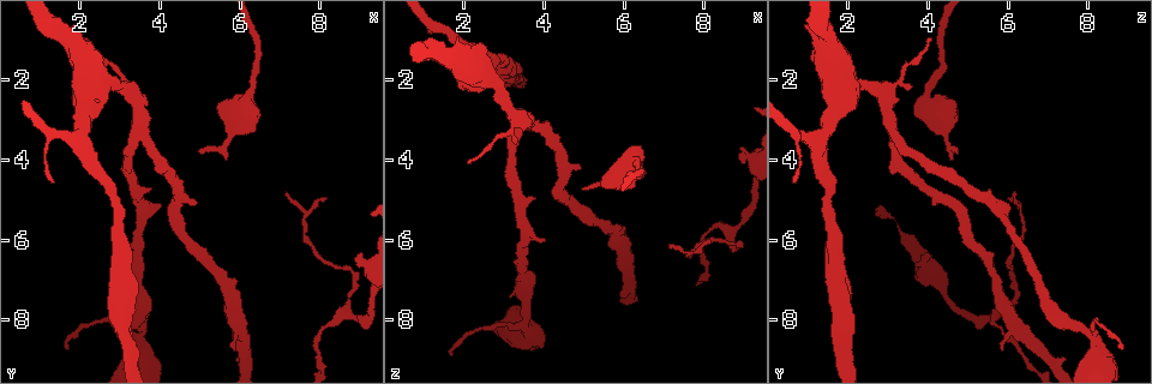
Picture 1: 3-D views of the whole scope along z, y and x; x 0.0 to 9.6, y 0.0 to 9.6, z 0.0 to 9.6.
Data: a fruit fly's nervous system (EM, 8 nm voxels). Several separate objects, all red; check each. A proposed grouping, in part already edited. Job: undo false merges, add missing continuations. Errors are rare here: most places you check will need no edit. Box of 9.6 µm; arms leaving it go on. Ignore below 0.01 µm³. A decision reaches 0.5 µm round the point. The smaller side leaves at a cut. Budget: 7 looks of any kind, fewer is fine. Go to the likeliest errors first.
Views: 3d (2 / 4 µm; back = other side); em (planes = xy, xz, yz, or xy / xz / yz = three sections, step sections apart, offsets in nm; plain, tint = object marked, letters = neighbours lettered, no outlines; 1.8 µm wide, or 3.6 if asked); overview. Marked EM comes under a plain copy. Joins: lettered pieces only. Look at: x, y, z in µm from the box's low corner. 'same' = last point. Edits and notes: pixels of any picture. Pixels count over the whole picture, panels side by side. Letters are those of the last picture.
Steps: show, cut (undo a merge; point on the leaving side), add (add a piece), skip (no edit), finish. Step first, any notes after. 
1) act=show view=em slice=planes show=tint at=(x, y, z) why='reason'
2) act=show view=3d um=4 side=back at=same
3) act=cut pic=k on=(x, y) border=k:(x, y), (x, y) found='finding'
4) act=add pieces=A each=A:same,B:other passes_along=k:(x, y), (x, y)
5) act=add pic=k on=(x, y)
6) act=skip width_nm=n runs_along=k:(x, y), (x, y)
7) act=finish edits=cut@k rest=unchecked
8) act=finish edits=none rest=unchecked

act=show view=em slice=planes show=tint at=(3.50, 3.25, 3.10)

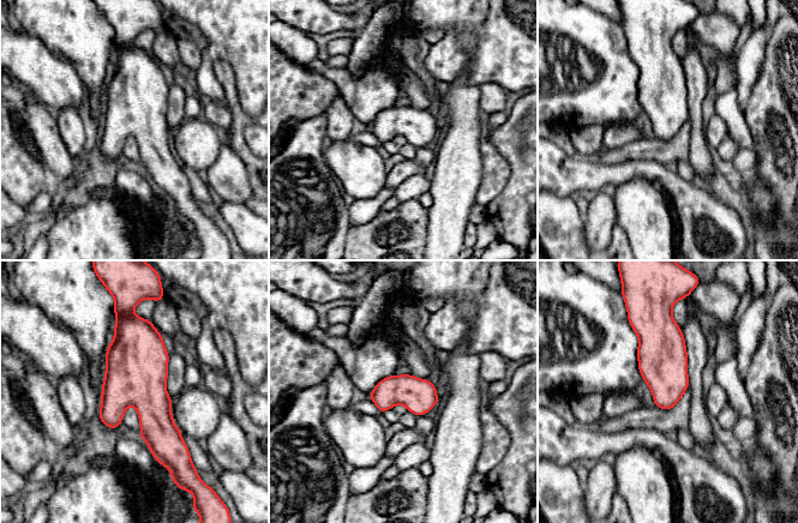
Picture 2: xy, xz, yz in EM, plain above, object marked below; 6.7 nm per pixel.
act=show view=em slice=planes show=letters at=same

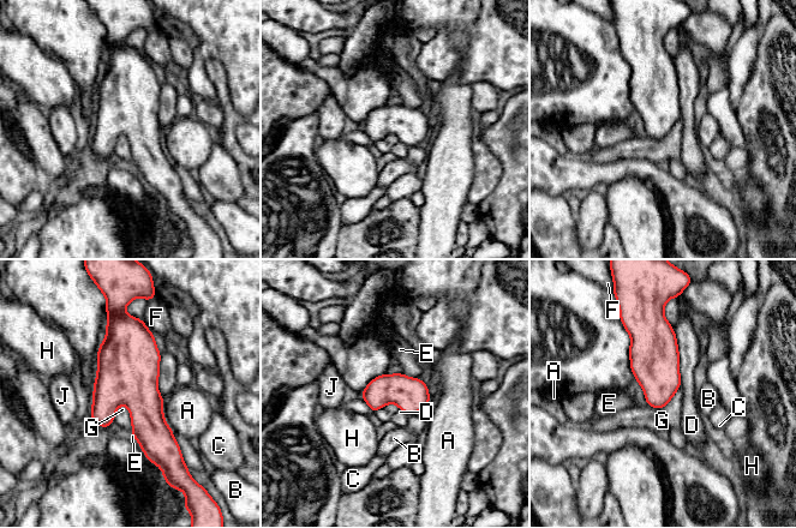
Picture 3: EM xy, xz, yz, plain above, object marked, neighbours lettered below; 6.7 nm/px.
act=skip each=A:other,B:other,C:other,D:other,E:other,F:other,G:other,H:other,J:other border=3:(120, 403), (130, 415), (130, 433) found='continuous, no second neuron'

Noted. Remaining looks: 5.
act=show view=3d um=4 side=back at=(2.30, 1.80, 1.45) why='abrupt turn'

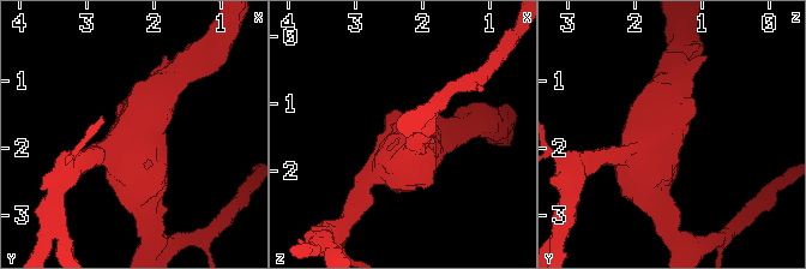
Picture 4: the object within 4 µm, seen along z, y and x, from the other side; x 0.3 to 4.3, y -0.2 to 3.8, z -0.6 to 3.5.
act=show view=em um=3.6 slice=planes show=letters at=same why='need the tissue'

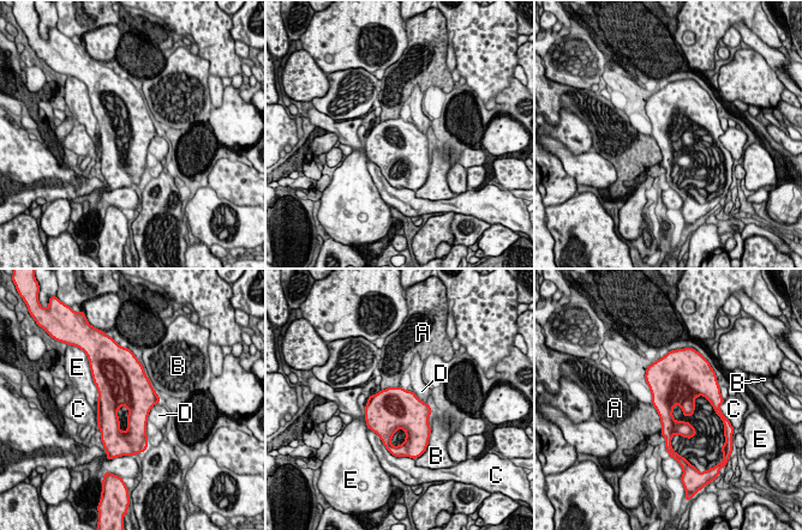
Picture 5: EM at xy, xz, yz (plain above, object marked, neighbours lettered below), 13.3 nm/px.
act=skip each=A:other,B:other,C:other,D:other,E:other border=5:(652, 405), (659, 417), (660, 432) found='continuous, no second neuron'

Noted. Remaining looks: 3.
act=show view=em um=3.6 slice=planes show=tint at=(8.90, 6.30, 4.10) why='an open end'

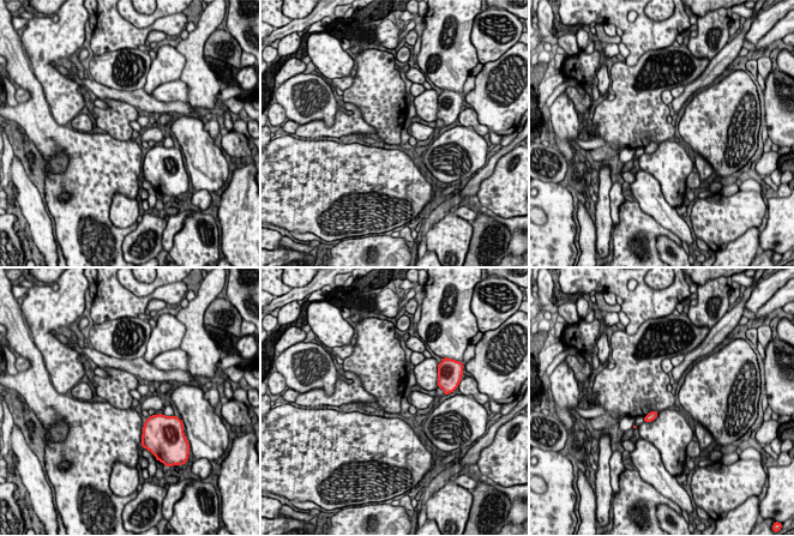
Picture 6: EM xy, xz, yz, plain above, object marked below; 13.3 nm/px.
act=show view=em um=3.6 slice=planes show=letters at=same why='what lies round it'

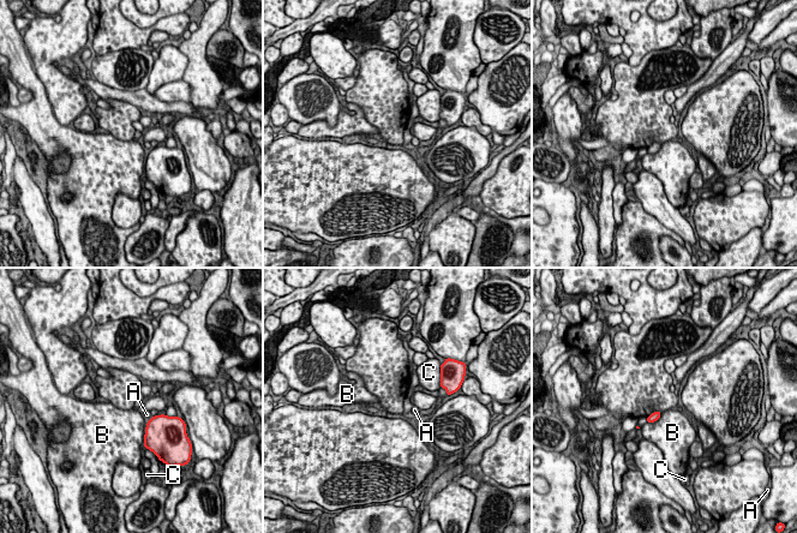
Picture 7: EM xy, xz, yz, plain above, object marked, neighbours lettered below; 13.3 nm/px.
act=skip each=A:other,B:other,C:other border=7:(661, 412), (654, 421), (647, 423) found='none of them fits'

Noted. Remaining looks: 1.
act=finish edits=none rest=unchecked

